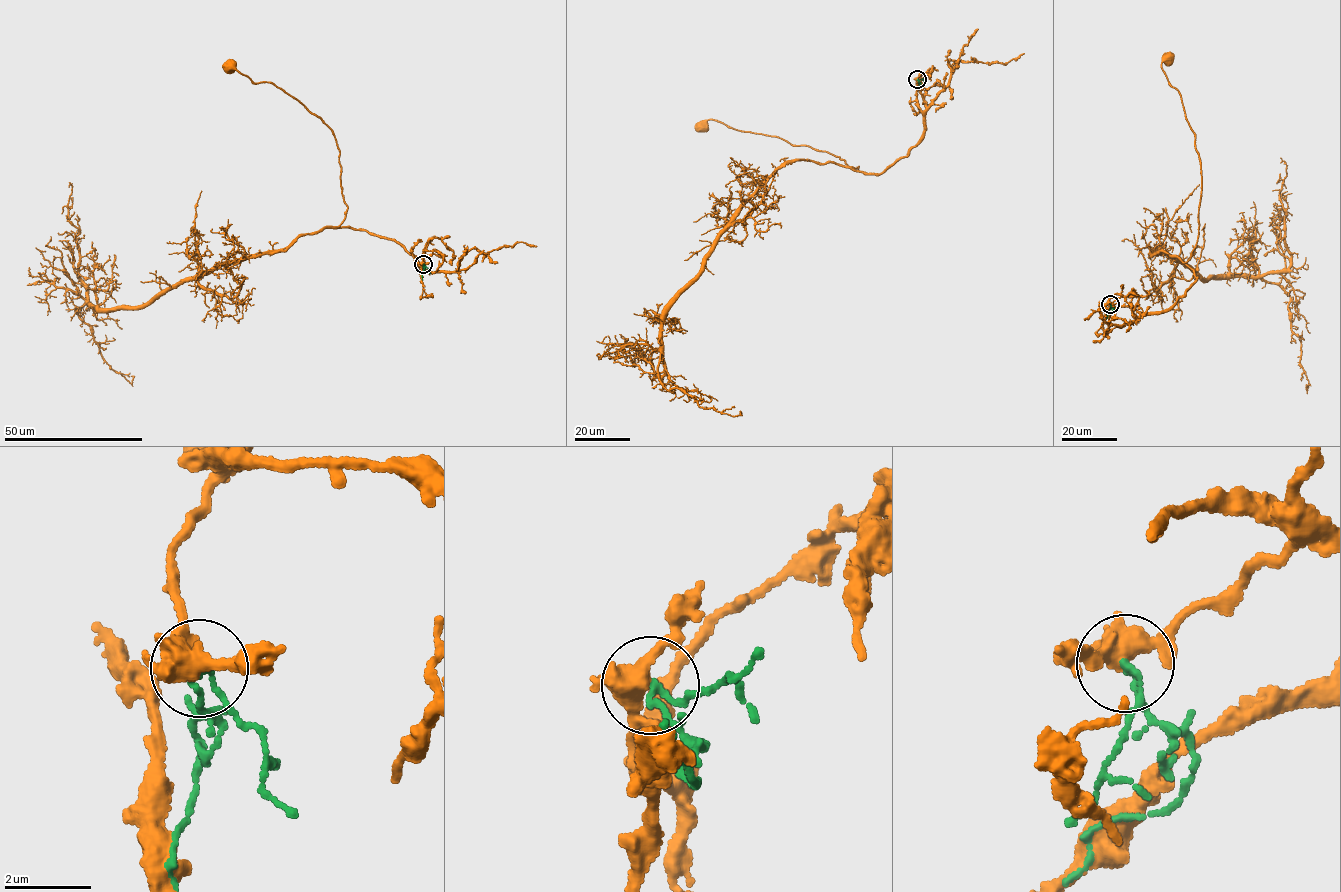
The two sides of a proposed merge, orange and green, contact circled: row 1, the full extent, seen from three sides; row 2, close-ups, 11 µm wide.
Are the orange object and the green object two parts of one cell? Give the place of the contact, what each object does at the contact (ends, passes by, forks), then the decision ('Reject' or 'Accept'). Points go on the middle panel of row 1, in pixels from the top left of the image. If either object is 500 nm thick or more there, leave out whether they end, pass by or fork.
Place: (917, 79). At the ring orange forks. At the ring green passes by. Reject

